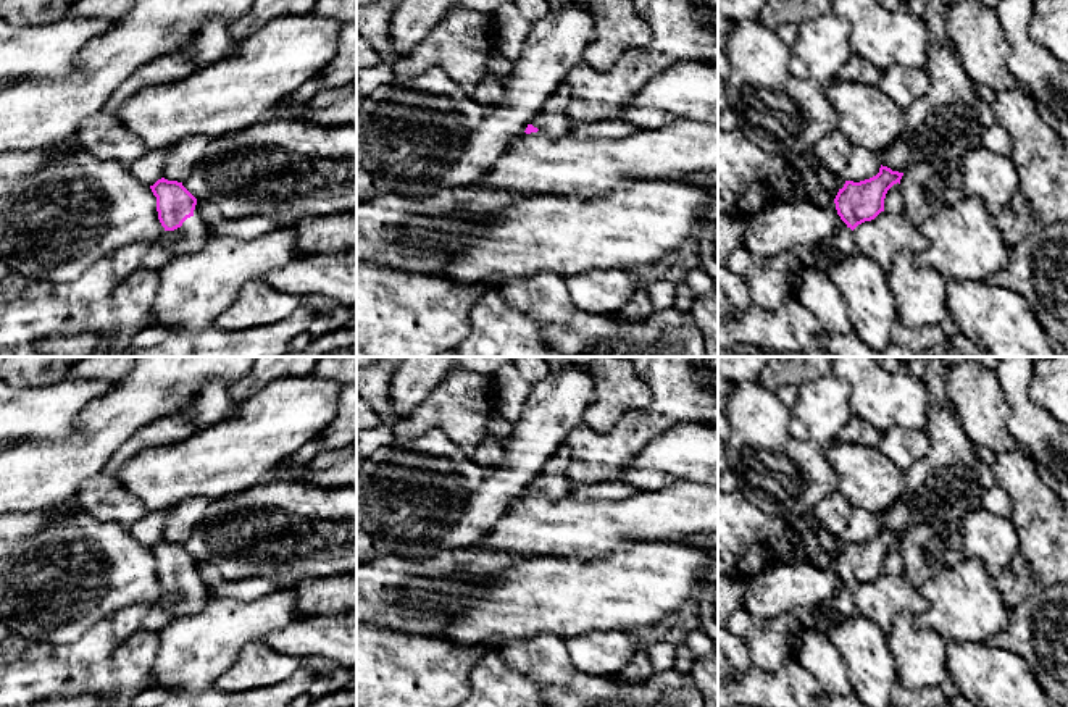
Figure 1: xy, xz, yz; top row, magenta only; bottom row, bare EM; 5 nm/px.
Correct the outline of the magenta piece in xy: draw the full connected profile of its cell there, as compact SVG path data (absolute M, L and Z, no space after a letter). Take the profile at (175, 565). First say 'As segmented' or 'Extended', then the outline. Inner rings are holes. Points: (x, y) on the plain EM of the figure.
Extended. M158 541L150 547L156 558L158 581L168 594L165 609L173 617L198 613L207 604L208 592L202 589L184 589L182 584L194 578L197 560L177 542Z

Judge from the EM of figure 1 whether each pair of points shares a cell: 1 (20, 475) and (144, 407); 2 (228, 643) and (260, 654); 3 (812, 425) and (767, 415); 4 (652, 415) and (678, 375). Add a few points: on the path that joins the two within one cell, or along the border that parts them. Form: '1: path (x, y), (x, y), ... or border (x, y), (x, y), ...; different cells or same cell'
1: path (50, 473), (75, 460), (113, 423); same cell
2: border (262, 641), (252, 641), (218, 677); different cells
3: border (789, 410), (788, 431), (797, 439), (818, 444); different cells
4: path (662, 405), (678, 389), (678, 384); same cell

